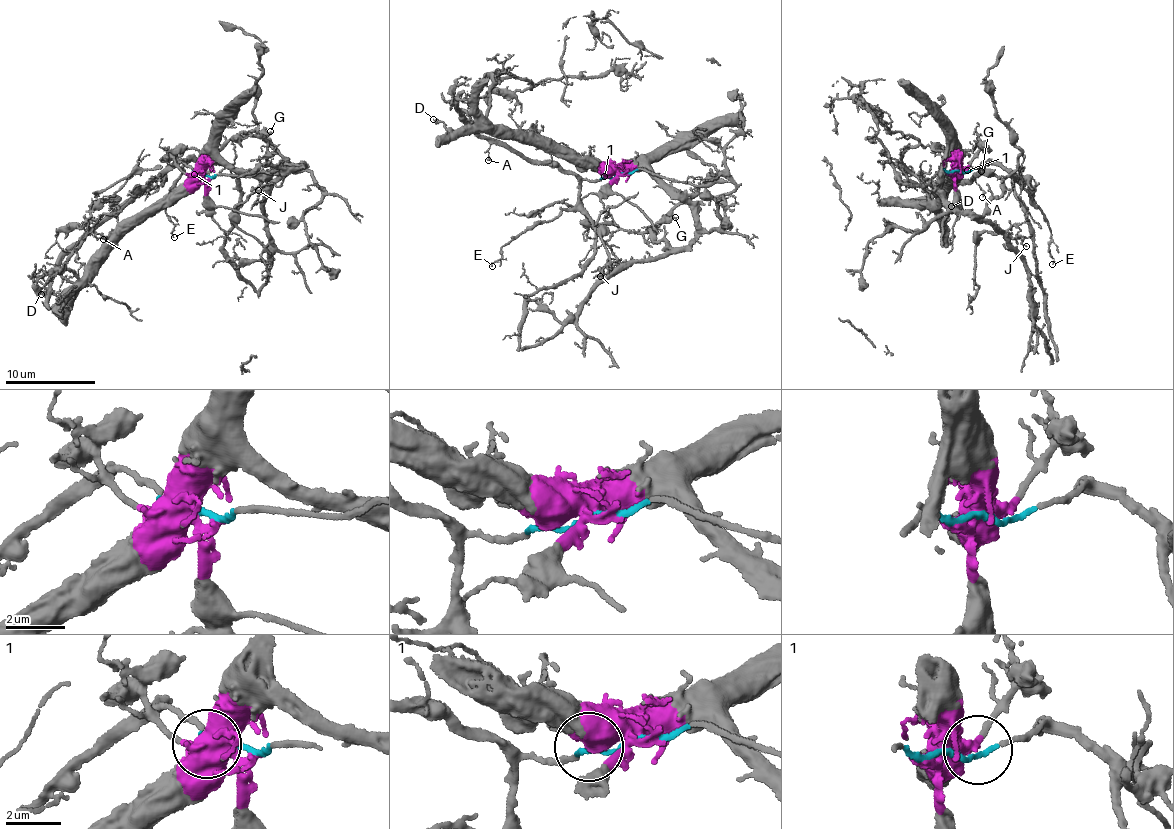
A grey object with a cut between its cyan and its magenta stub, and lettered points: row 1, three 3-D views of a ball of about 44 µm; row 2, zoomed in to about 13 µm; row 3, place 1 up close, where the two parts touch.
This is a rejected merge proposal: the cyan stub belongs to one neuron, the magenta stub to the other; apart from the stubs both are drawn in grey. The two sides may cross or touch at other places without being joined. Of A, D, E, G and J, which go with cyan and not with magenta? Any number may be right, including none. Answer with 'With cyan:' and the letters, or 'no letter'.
With cyan: A, E

